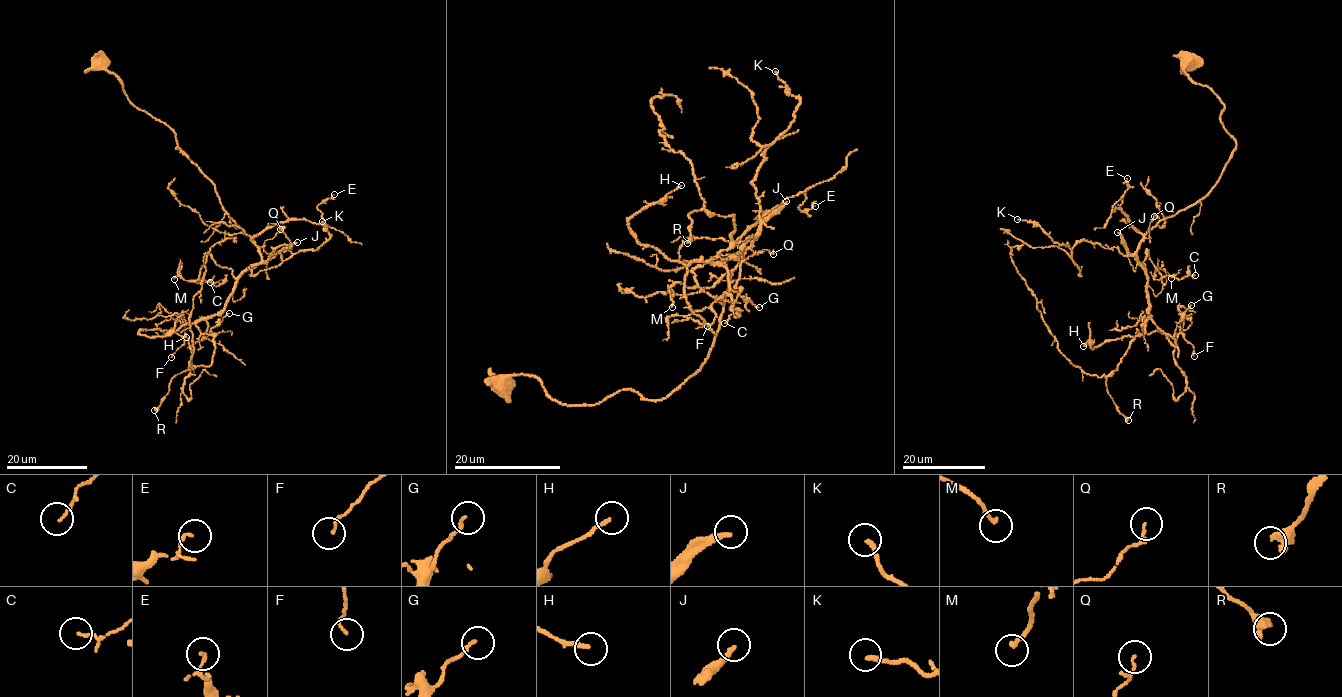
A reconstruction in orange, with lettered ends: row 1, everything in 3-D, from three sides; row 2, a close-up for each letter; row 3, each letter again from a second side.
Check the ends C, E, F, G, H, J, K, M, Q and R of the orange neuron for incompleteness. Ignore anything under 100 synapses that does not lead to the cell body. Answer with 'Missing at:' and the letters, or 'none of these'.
Missing at: J

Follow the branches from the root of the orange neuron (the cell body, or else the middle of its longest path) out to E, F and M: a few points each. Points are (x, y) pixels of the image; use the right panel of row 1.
E: (1191, 62), (1186, 75), (1218, 96), (1235, 142), (1219, 179), (1142, 235), (1113, 210), (1127, 178)
F: (1191, 62), (1184, 70), (1223, 103), (1236, 147), (1216, 184), (1153, 226), (1136, 255), (1151, 321), (1194, 356)
M: (1191, 62), (1236, 147), (1137, 249), (1144, 272), (1148, 250), (1154, 279), (1171, 278)

